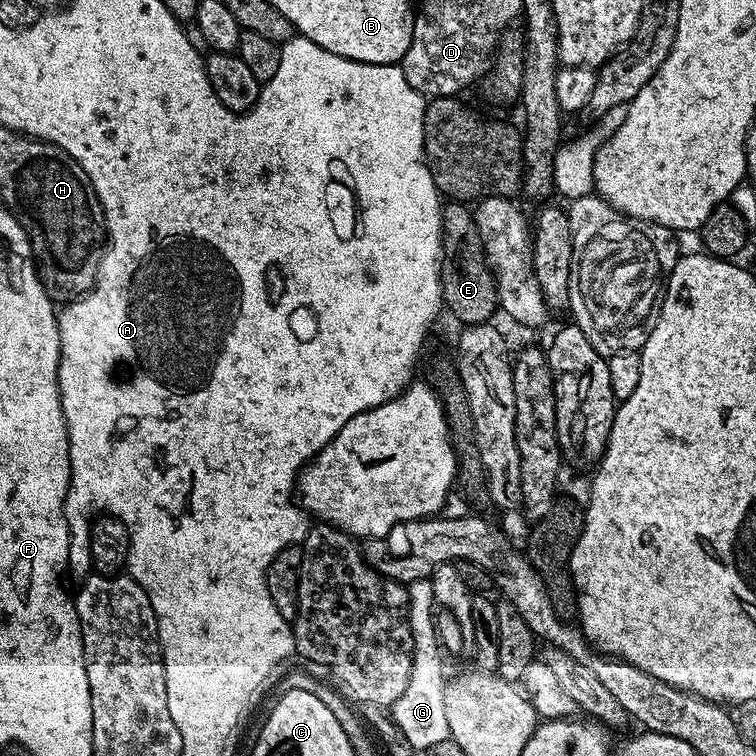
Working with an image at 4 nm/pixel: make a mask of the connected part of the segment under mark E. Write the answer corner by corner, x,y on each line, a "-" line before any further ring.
448,202
443,205
442,211
444,213
444,255
442,257
442,294
444,295
444,308
447,309
447,311
452,311
453,314
461,320
461,325
467,326
469,324
487,324
493,319
492,315
497,315
498,312
498,301
496,299
496,279
492,277
492,268
486,263
482,234
478,234
478,226
476,225
476,218
473,209
464,202

